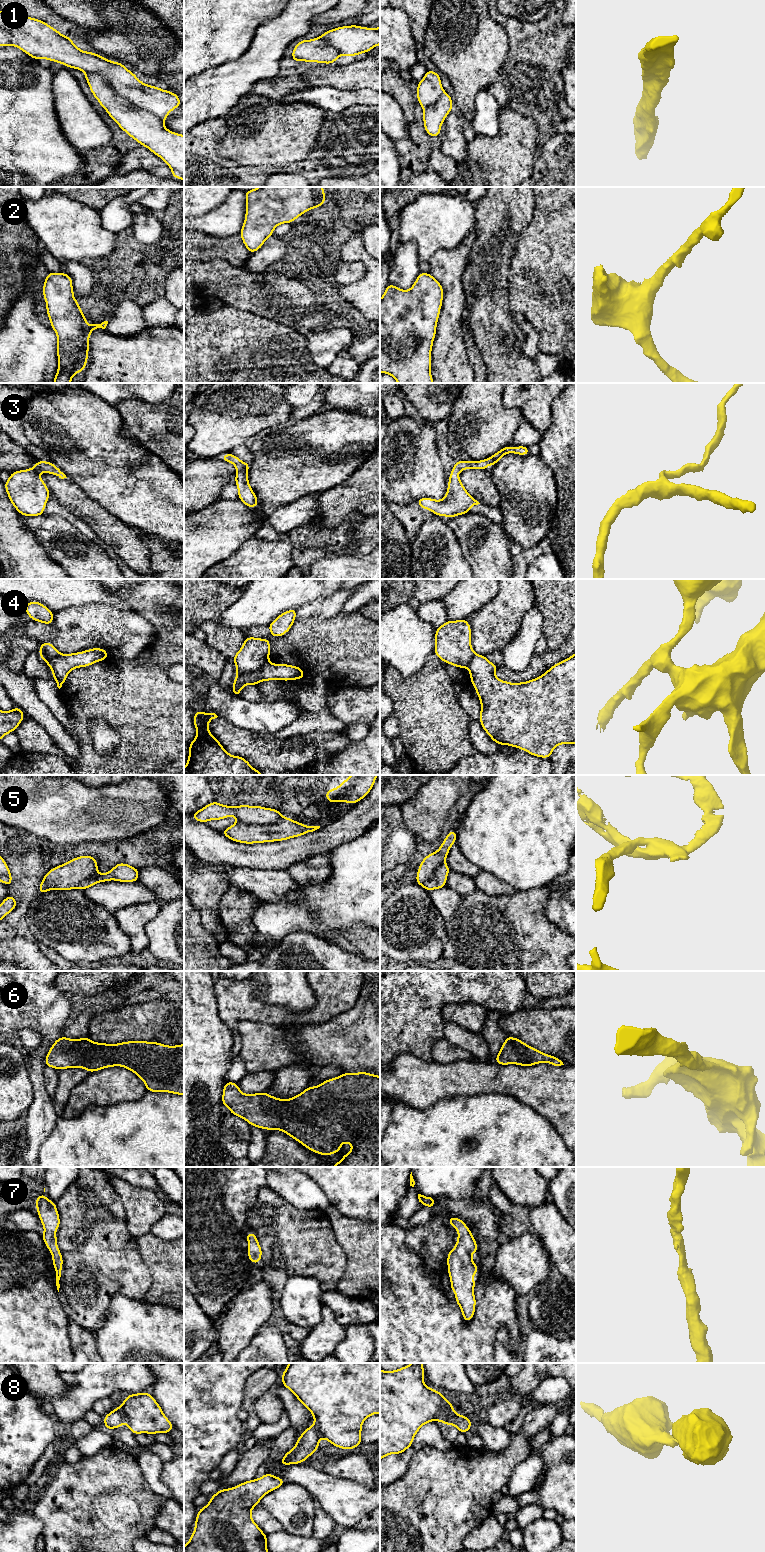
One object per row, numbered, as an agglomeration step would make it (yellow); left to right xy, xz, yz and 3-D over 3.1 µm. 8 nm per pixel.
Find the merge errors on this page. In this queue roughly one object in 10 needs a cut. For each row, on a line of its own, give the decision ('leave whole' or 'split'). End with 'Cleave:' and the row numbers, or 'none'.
1: leave whole
2: leave whole
3: leave whole
4: split
5: leave whole
6: leave whole
7: leave whole
8: leave whole
Cleave: 4

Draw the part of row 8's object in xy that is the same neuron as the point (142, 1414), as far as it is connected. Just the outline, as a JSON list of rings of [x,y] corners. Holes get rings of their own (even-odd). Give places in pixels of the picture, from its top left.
[[[149,1392],[129,1394],[123,1403],[104,1416],[103,1420],[108,1430],[119,1428],[126,1423],[135,1435],[168,1434],[174,1428]]]

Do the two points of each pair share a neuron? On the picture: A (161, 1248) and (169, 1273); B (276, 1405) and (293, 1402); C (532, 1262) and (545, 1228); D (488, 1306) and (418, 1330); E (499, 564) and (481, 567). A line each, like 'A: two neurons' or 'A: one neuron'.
A: one neuron
B: two neurons
C: two neurons
D: one neuron
E: one neuron

